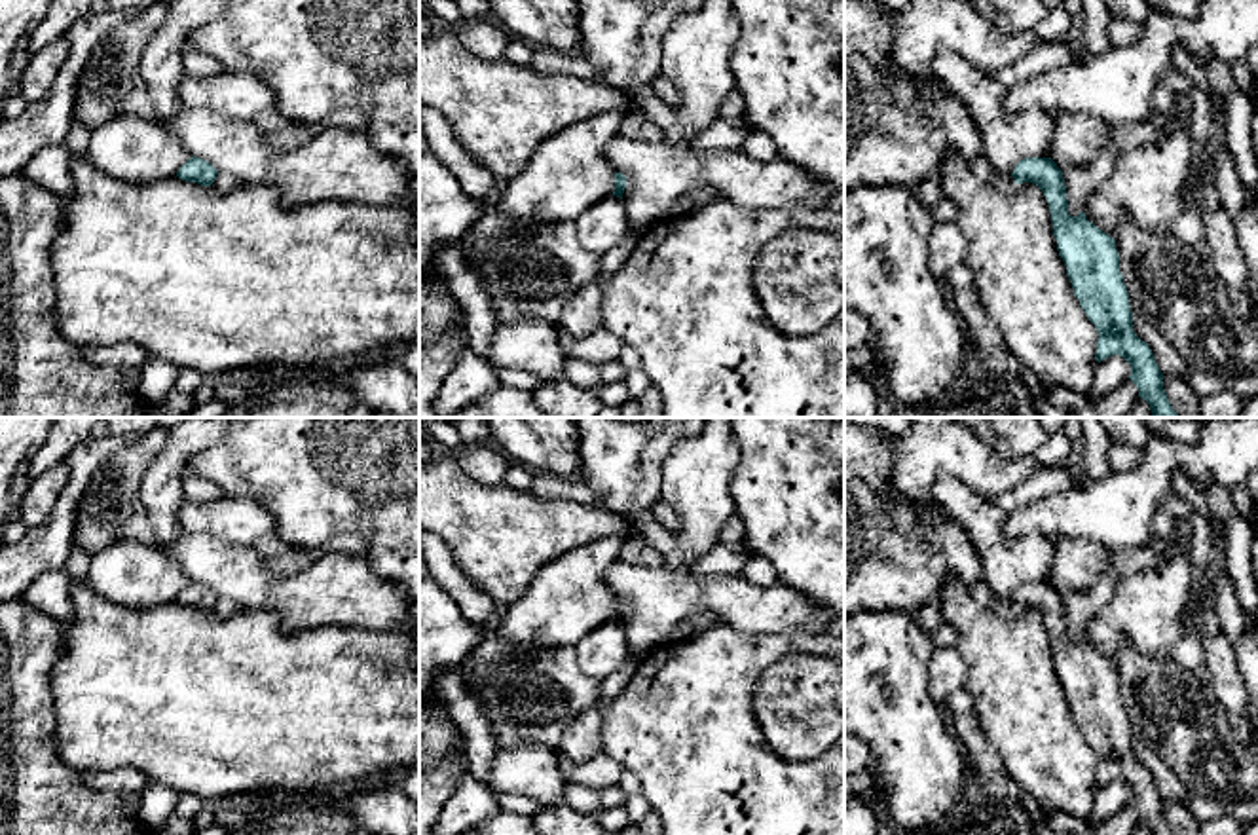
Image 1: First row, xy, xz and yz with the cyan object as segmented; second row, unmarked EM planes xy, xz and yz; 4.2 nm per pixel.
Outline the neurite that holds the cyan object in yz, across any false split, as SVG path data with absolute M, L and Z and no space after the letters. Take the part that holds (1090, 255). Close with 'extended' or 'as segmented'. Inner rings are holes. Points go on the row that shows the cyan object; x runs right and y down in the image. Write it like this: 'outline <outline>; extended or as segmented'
outline M983 154L971 167L1000 192L1009 192L1023 182L1032 182L1044 192L1057 250L1066 266L1074 296L1099 332L1097 362L1112 355L1123 357L1131 364L1129 380L1137 385L1138 397L1150 404L1152 418L1178 418L1163 389L1163 374L1150 345L1133 330L1116 241L1089 222L1083 211L1078 216L1068 214L1066 186L1057 163L1051 158L1025 158L1011 175L1002 175Z; extended

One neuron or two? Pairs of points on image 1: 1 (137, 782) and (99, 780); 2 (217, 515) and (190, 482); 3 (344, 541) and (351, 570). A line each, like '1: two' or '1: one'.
1: one
2: two
3: two

